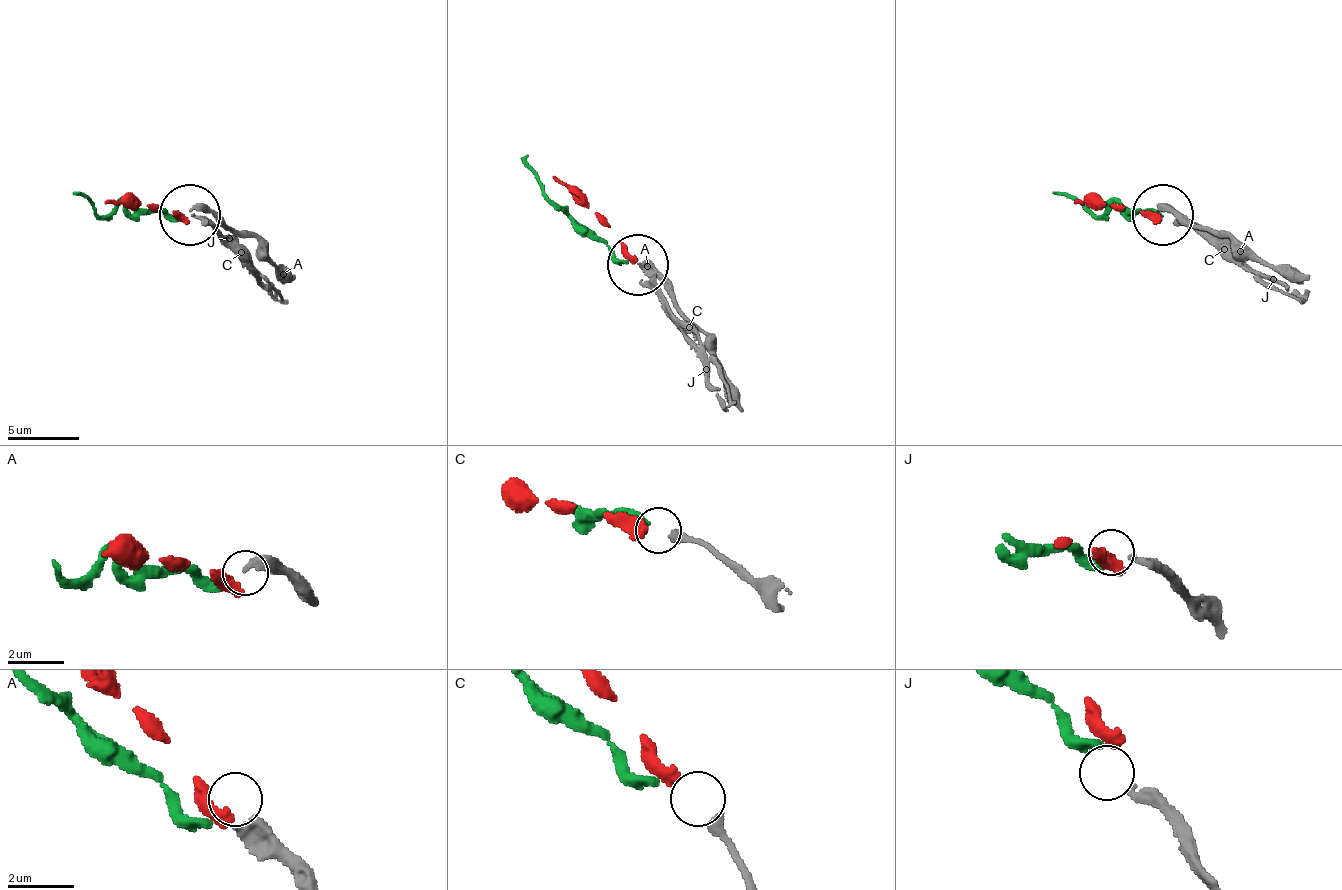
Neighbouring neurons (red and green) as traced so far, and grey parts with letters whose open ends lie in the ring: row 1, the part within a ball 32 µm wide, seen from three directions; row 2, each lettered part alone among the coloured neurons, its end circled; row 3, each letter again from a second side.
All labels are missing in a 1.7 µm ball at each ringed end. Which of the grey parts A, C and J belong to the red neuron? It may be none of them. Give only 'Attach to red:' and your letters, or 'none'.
Attach to red: C

